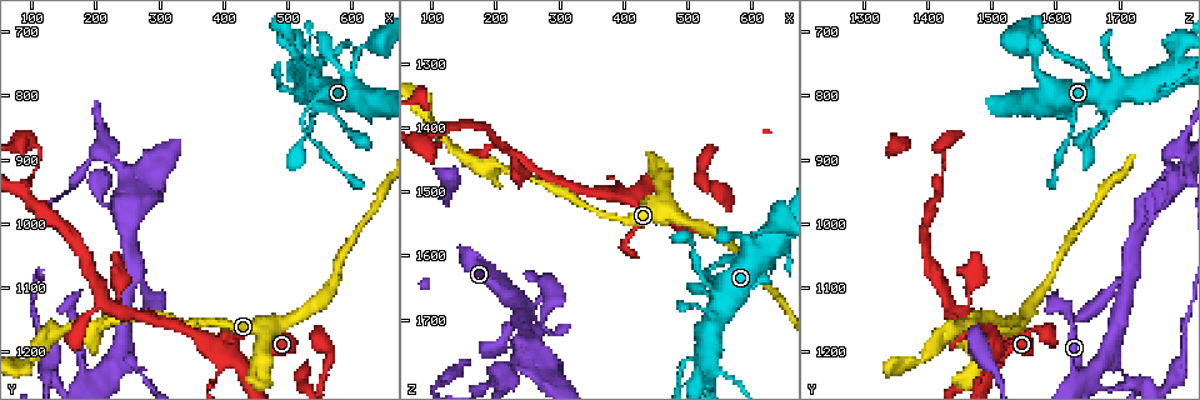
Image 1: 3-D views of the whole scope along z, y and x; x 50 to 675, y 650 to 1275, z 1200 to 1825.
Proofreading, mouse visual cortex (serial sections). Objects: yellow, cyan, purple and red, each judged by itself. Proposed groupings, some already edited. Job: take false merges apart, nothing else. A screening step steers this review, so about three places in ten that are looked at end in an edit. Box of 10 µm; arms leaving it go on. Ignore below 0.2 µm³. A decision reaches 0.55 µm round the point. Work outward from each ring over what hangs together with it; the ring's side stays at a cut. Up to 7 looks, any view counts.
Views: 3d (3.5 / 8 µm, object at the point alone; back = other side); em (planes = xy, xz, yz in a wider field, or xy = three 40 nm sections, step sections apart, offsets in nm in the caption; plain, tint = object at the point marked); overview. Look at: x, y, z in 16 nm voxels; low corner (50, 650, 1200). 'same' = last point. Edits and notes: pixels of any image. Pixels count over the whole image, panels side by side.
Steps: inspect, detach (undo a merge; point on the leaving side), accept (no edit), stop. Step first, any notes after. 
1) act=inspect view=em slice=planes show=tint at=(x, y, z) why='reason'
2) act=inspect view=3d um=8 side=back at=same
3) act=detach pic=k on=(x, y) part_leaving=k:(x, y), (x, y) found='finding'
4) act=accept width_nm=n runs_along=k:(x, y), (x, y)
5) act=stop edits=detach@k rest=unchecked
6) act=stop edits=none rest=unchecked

act=inspect view=3d um=3.5 at=(230, 1215, 1675) why='arms part here'

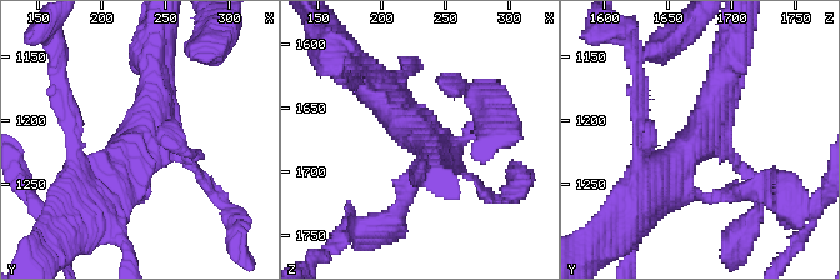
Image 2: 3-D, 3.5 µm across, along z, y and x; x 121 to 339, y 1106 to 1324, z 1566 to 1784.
act=inspect view=em slice=xy step=2 show=tint at=(232, 1210, 1672)

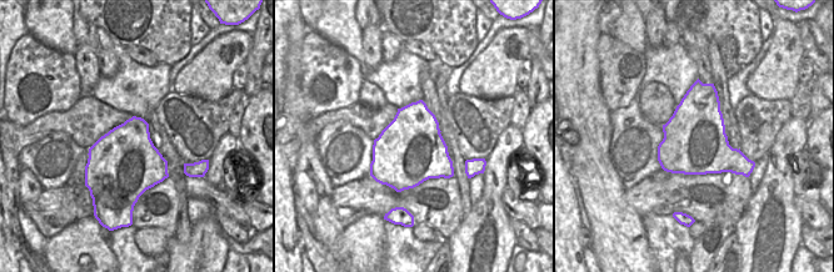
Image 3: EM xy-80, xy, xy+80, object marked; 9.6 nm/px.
act=accept runs_along=2:(653, 186), (704, 129), (730, 64) found='one cell here'

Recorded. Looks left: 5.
act=inspect view=3d um=3.5 at=(220, 900, 1775)

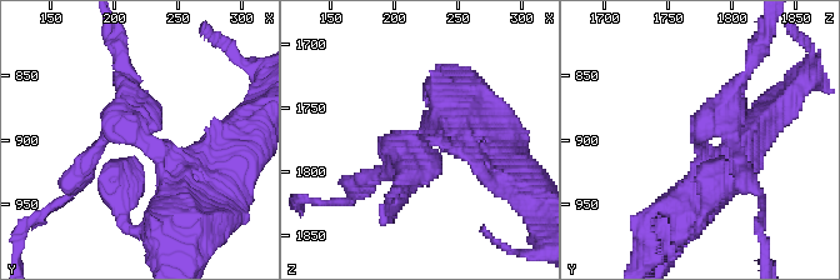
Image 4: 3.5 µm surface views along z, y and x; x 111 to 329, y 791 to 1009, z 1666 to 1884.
act=inspect view=em slice=xy step=2 show=plain at=(220, 900, 1776) arms=3 arm_widths_nm=200,300,300 why='need the tissue'

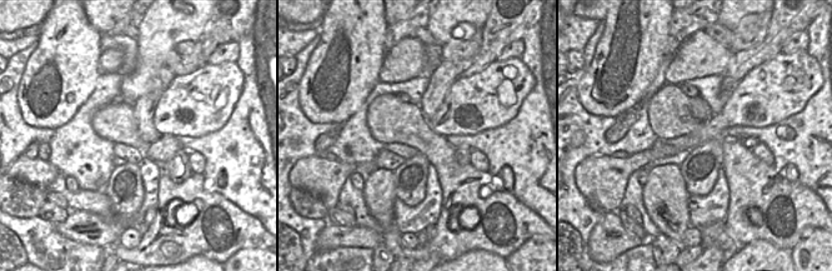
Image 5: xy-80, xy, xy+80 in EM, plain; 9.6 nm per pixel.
act=inspect view=em slice=xy step=2 show=tint at=same why='with the object marked'

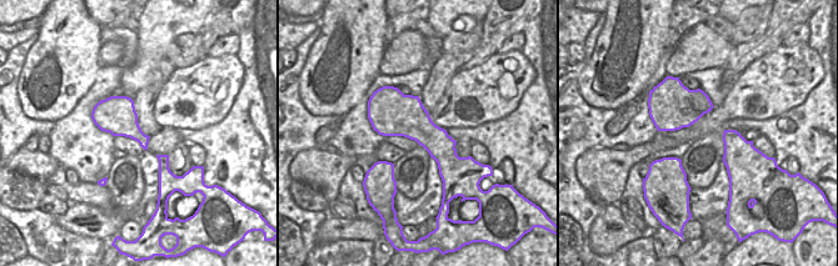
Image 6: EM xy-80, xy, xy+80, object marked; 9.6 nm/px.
act=detach pic=4 on=(424, 176) part_leaving=4:(404, 150), (338, 201) found='a second cell is stuck on'

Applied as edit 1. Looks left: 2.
act=stop edits=detach@4 rest=unchecked

